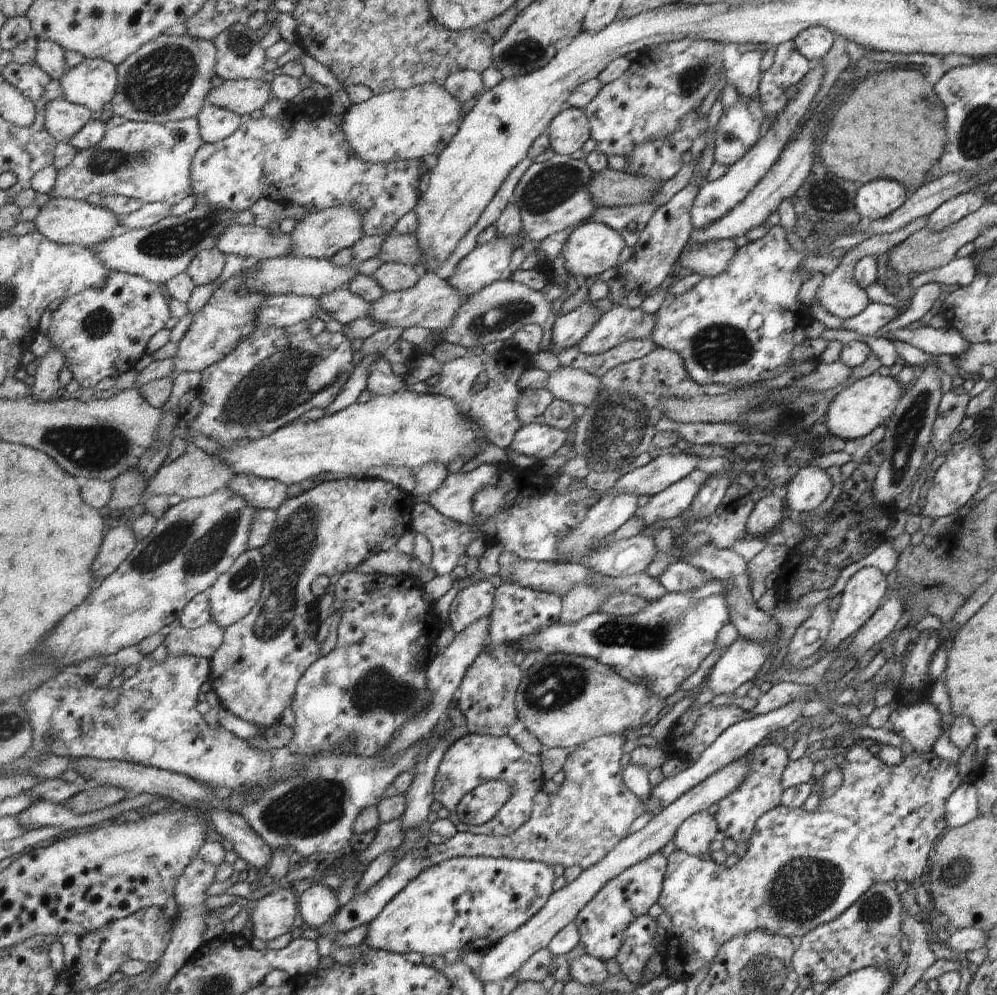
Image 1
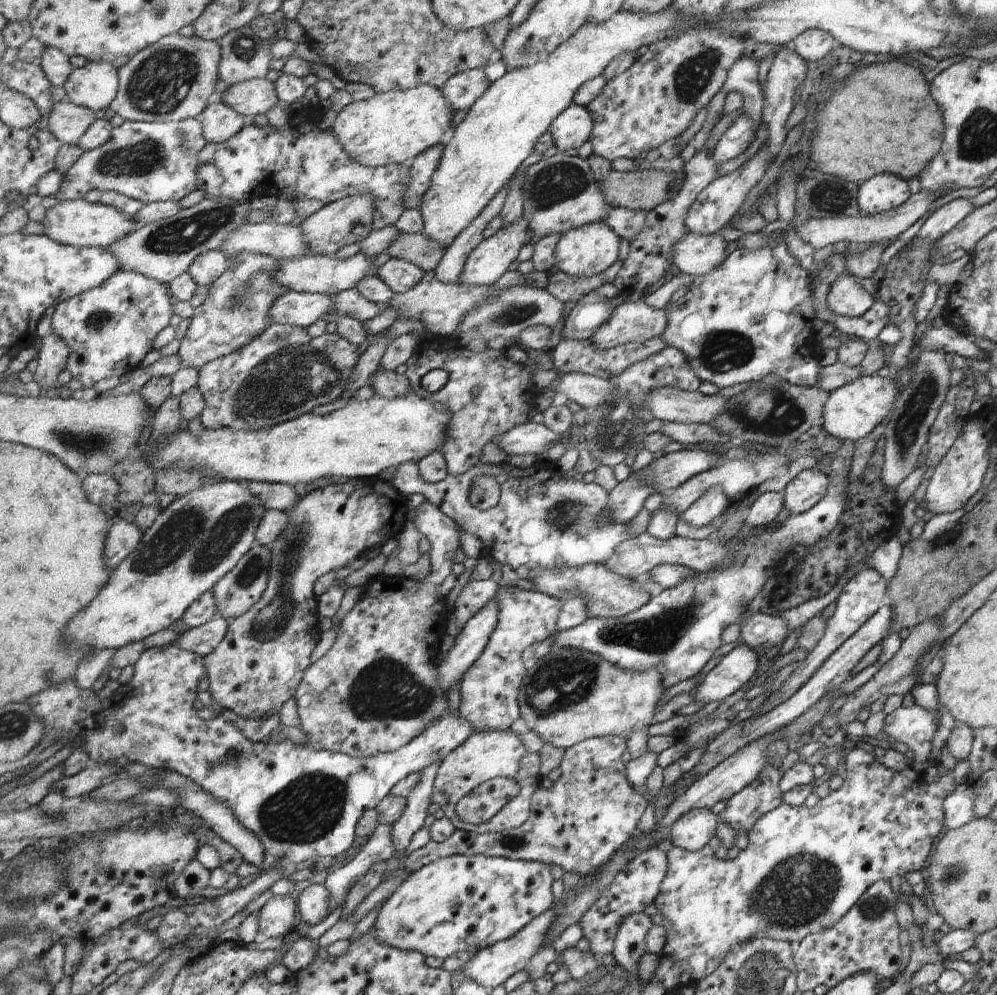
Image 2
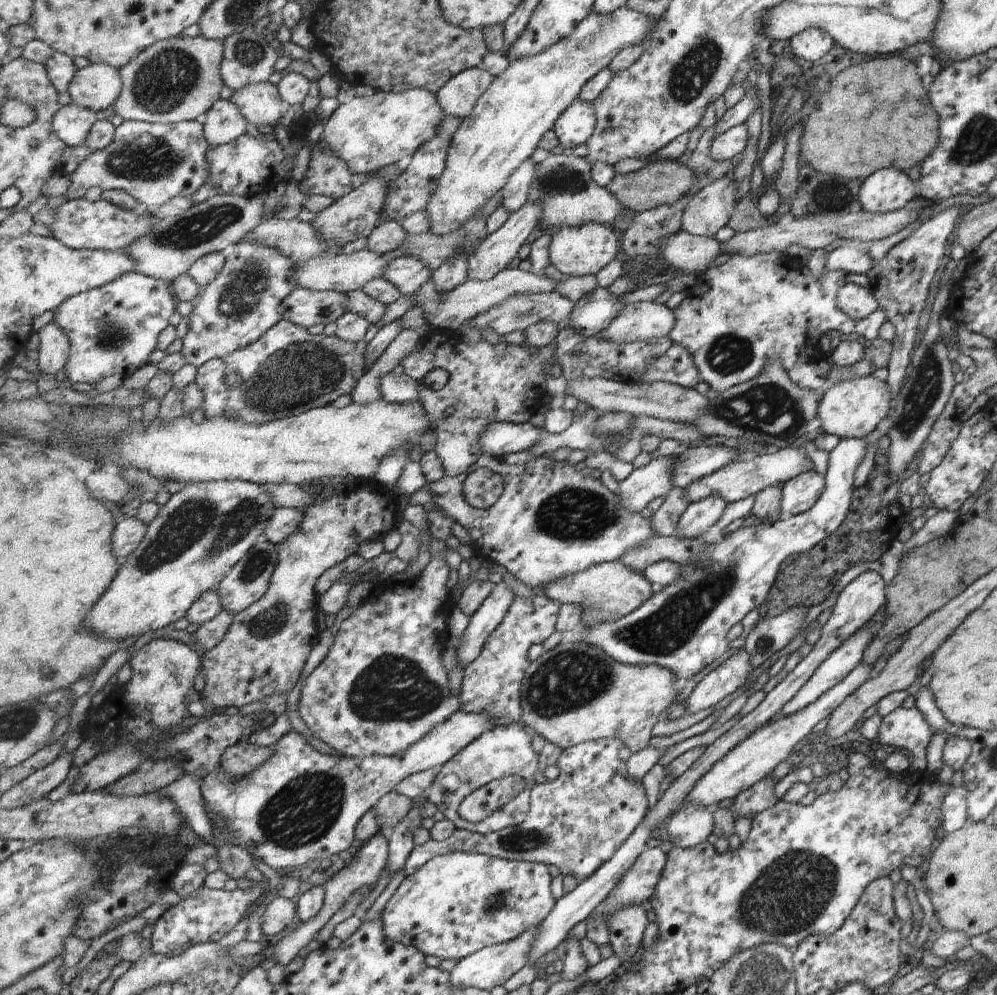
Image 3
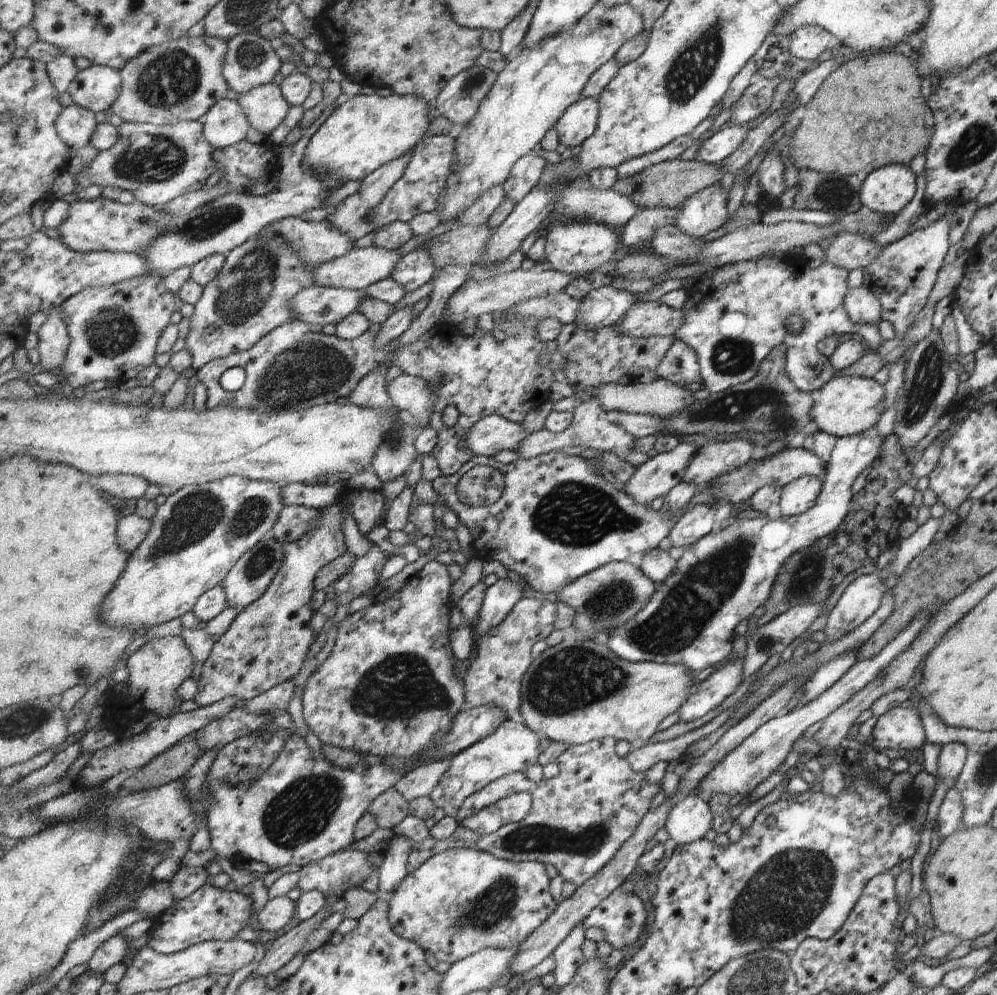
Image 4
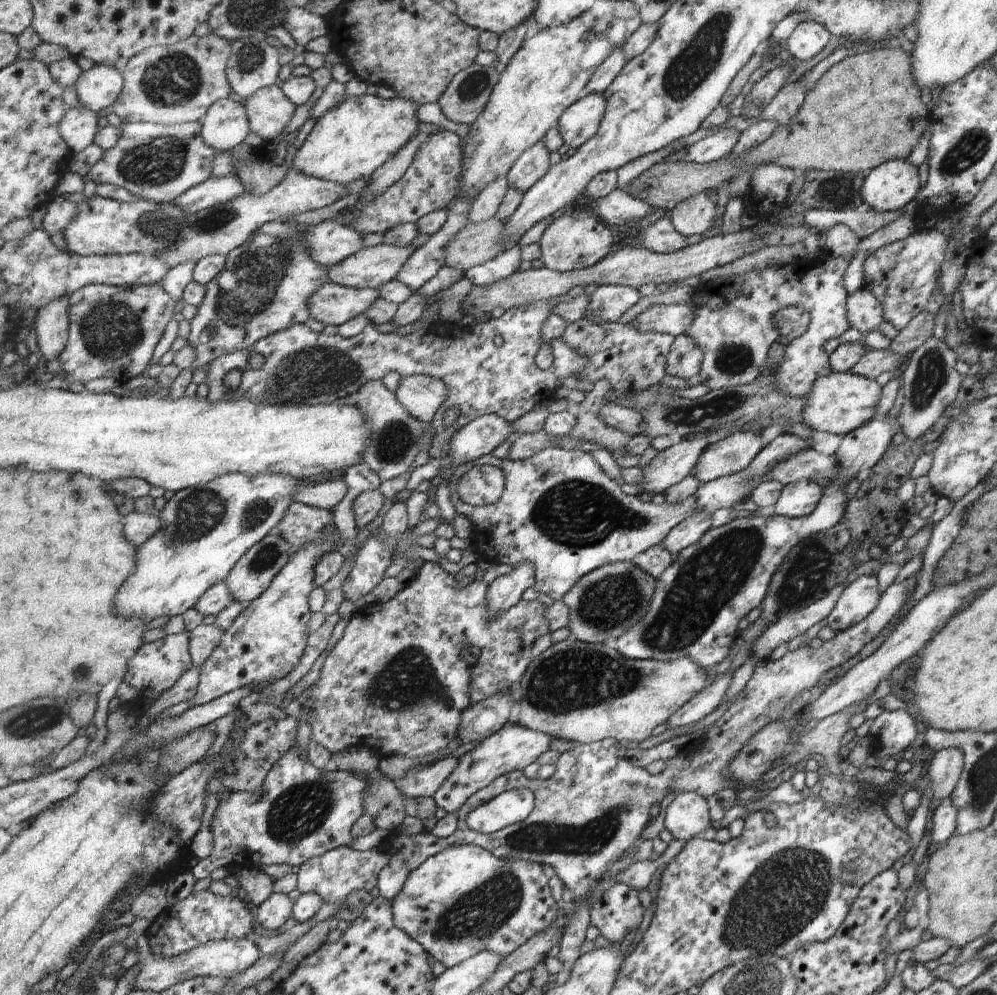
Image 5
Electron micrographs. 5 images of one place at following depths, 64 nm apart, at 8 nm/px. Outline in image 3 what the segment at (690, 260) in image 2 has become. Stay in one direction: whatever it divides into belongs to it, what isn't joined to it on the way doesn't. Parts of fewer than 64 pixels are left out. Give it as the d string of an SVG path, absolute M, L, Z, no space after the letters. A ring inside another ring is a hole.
M683 229L667 237L662 249L668 266L696 275L713 264L720 250L720 242L715 237L692 235Z

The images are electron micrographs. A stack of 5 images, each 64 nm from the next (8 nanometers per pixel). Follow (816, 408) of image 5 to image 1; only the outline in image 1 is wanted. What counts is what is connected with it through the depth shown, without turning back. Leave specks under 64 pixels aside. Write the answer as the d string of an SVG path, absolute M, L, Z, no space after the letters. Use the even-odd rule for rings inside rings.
M871 374L866 378L859 378L849 384L847 388L839 390L827 404L825 415L827 417L822 431L845 441L865 437L877 426L882 426L895 411L895 402L899 401L904 386L894 378Z

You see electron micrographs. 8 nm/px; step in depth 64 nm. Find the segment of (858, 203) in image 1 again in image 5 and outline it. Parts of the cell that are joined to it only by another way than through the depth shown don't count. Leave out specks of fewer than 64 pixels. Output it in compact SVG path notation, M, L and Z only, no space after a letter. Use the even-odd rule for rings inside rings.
M906 159L889 160L871 169L860 188L863 205L890 212L900 210L916 198L920 190L918 168Z

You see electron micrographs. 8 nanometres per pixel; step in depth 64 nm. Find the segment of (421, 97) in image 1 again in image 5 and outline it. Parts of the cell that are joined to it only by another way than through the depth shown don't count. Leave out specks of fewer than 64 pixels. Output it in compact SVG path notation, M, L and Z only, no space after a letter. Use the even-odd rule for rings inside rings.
M376 95L349 97L316 120L302 146L291 154L293 168L299 174L338 184L371 177L418 134L417 108L415 102L399 97L388 100Z

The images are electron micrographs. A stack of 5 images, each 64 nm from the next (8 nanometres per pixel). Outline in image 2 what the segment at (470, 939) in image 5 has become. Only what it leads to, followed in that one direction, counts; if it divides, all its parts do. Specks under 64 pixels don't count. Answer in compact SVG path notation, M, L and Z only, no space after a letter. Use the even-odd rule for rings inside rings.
M458 855L439 858L421 870L410 873L409 878L379 910L374 924L379 942L398 947L399 950L417 950L425 956L449 958L457 952L477 953L485 948L513 938L539 916L551 910L555 896L551 892L553 874L546 863L523 861L486 855Z

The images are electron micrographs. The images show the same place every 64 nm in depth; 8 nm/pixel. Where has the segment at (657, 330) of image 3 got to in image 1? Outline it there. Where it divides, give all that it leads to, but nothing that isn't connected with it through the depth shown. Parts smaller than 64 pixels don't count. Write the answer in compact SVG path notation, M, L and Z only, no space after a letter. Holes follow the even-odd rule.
M627 306L613 307L593 326L590 334L587 334L579 342L579 350L583 354L604 354L631 340L650 339L653 330L655 330L655 326L657 326L657 316L655 316L655 313L646 314L641 308L627 308Z

